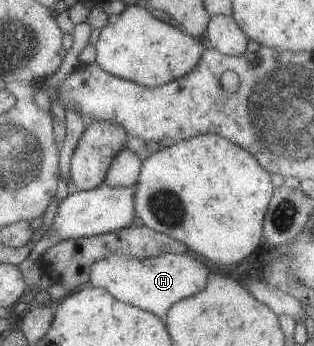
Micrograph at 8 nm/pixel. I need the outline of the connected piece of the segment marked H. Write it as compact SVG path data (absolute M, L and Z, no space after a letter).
M111 252L107 258L93 262L87 285L103 288L120 302L135 306L163 319L175 302L201 292L205 288L208 275L207 266L185 253L132 258L125 254Z

